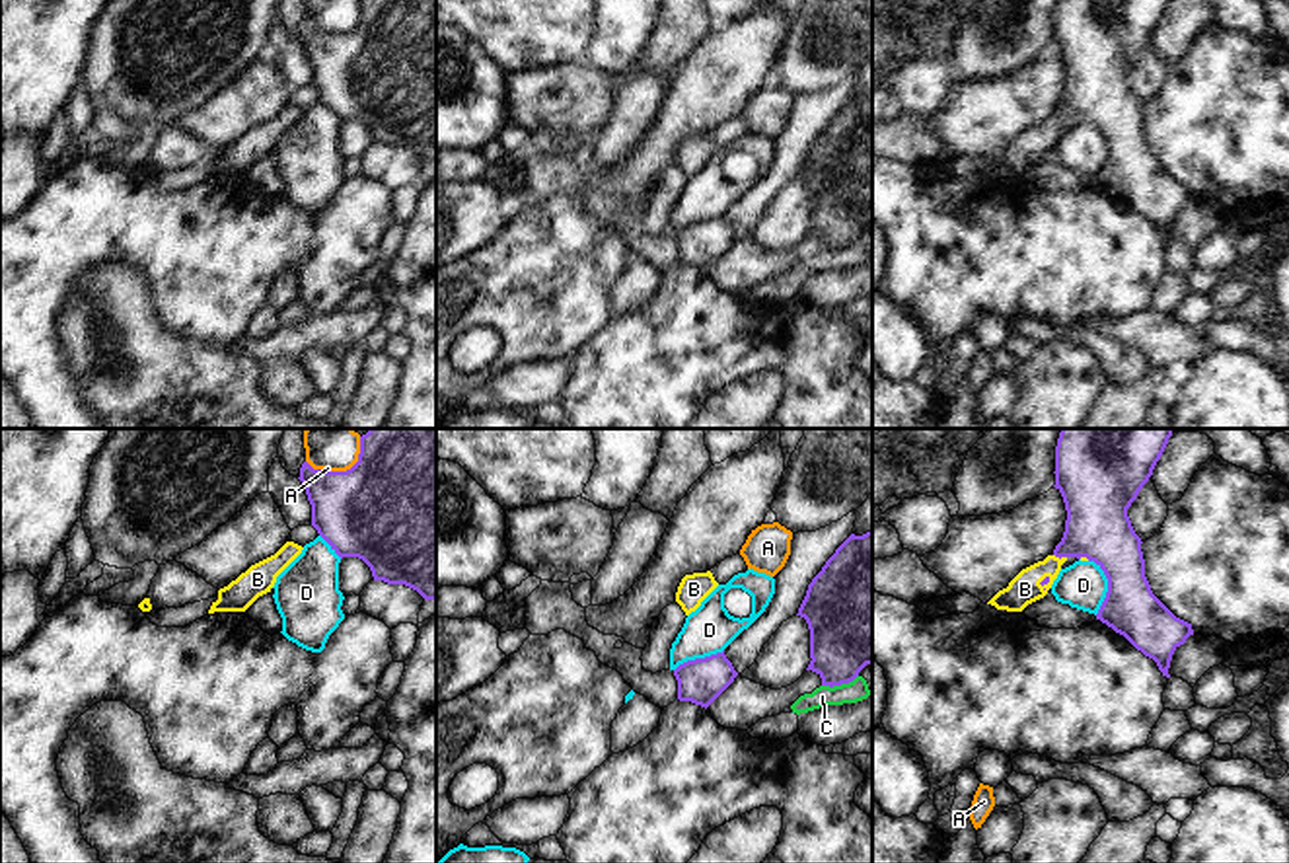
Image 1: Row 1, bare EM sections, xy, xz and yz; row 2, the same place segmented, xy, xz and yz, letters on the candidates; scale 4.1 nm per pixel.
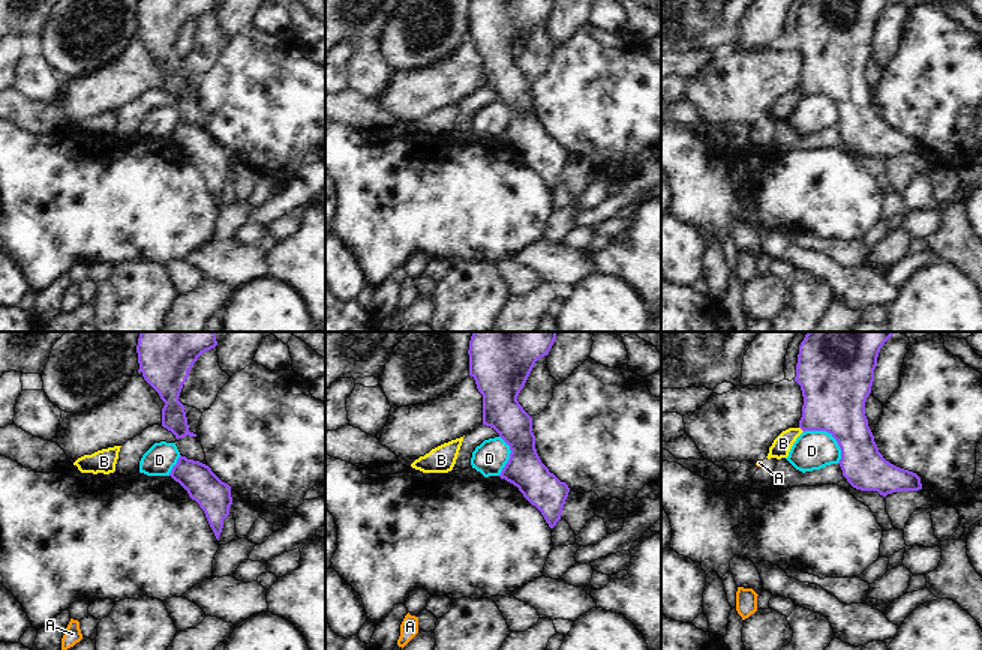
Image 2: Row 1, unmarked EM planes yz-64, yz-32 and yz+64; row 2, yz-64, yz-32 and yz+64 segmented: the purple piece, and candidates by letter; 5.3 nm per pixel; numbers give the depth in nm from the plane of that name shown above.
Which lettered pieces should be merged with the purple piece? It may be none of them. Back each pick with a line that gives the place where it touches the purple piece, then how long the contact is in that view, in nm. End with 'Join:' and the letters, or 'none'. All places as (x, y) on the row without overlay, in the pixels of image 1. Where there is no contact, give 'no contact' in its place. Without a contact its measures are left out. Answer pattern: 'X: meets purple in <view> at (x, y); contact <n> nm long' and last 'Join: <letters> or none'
B: meets purple in yz at (1060, 121); contact 60 nm long
Join: B

